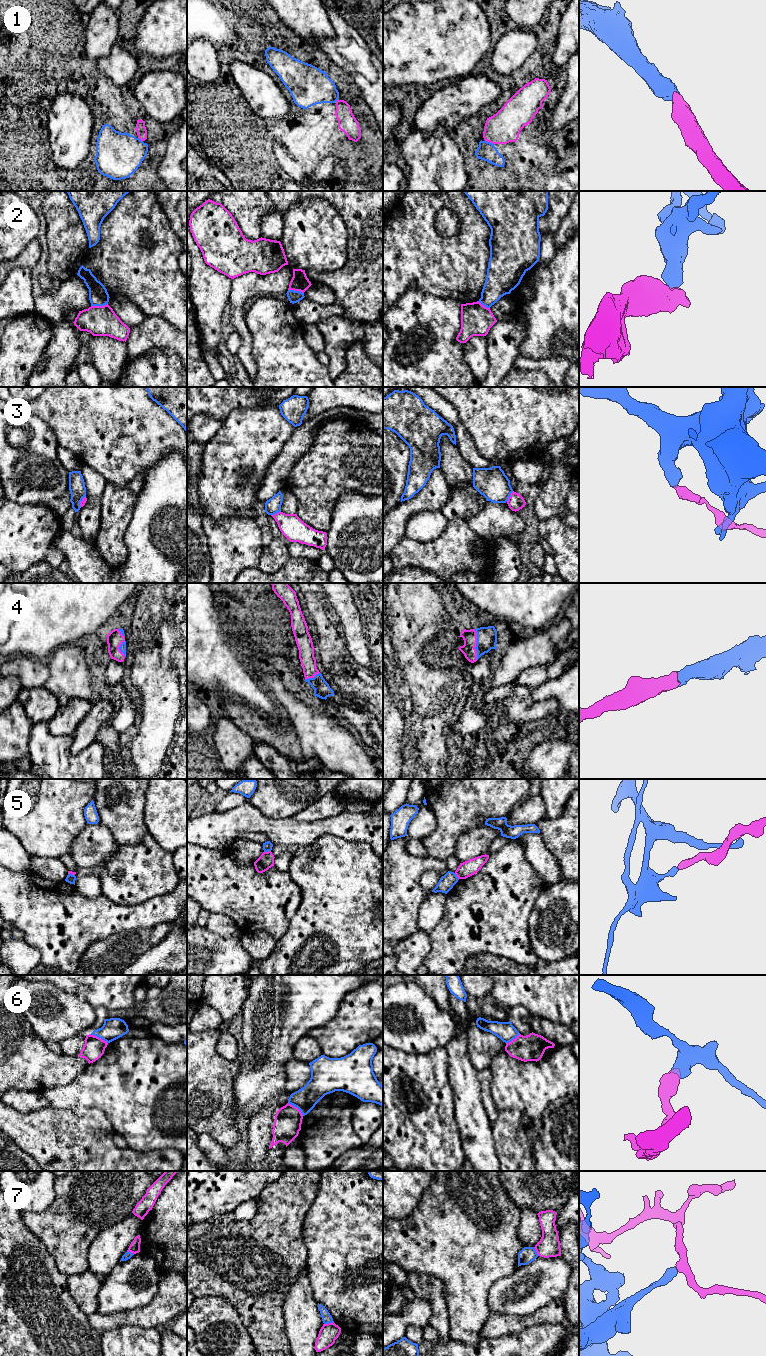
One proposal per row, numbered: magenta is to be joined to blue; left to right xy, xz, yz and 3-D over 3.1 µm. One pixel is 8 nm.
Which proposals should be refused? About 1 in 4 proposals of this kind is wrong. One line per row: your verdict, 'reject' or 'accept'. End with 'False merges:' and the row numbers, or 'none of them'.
1: accept
2: reject
3: reject
4: accept
5: reject
6: reject
7: reject
False merges: 2, 3, 5, 6, 7

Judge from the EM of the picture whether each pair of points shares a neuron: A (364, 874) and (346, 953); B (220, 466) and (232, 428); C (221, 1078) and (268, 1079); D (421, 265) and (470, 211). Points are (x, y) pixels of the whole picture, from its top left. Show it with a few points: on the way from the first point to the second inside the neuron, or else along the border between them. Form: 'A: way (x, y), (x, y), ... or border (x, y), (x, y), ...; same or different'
A: way (346, 894), (346, 933); same
B: way (229, 457), (232, 454), (232, 437); same
C: border (238, 1061), (238, 1073), (233, 1085), (235, 1102); different
D: way (437, 261), (470, 227); same

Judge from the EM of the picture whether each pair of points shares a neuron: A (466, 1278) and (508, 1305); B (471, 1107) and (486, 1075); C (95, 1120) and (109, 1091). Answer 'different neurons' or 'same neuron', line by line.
A: different neurons
B: different neurons
C: different neurons

